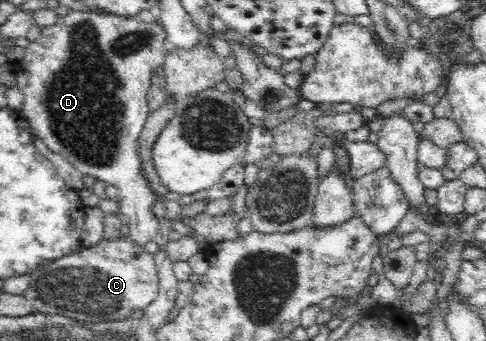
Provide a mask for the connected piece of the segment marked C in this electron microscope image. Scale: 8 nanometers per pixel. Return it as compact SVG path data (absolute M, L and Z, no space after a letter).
M130 234L121 235L119 239L103 237L91 248L83 248L78 253L43 262L30 273L30 284L23 296L33 304L37 312L62 315L78 322L99 323L129 319L133 311L144 310L157 297L160 289L158 271L154 256L135 243Z

